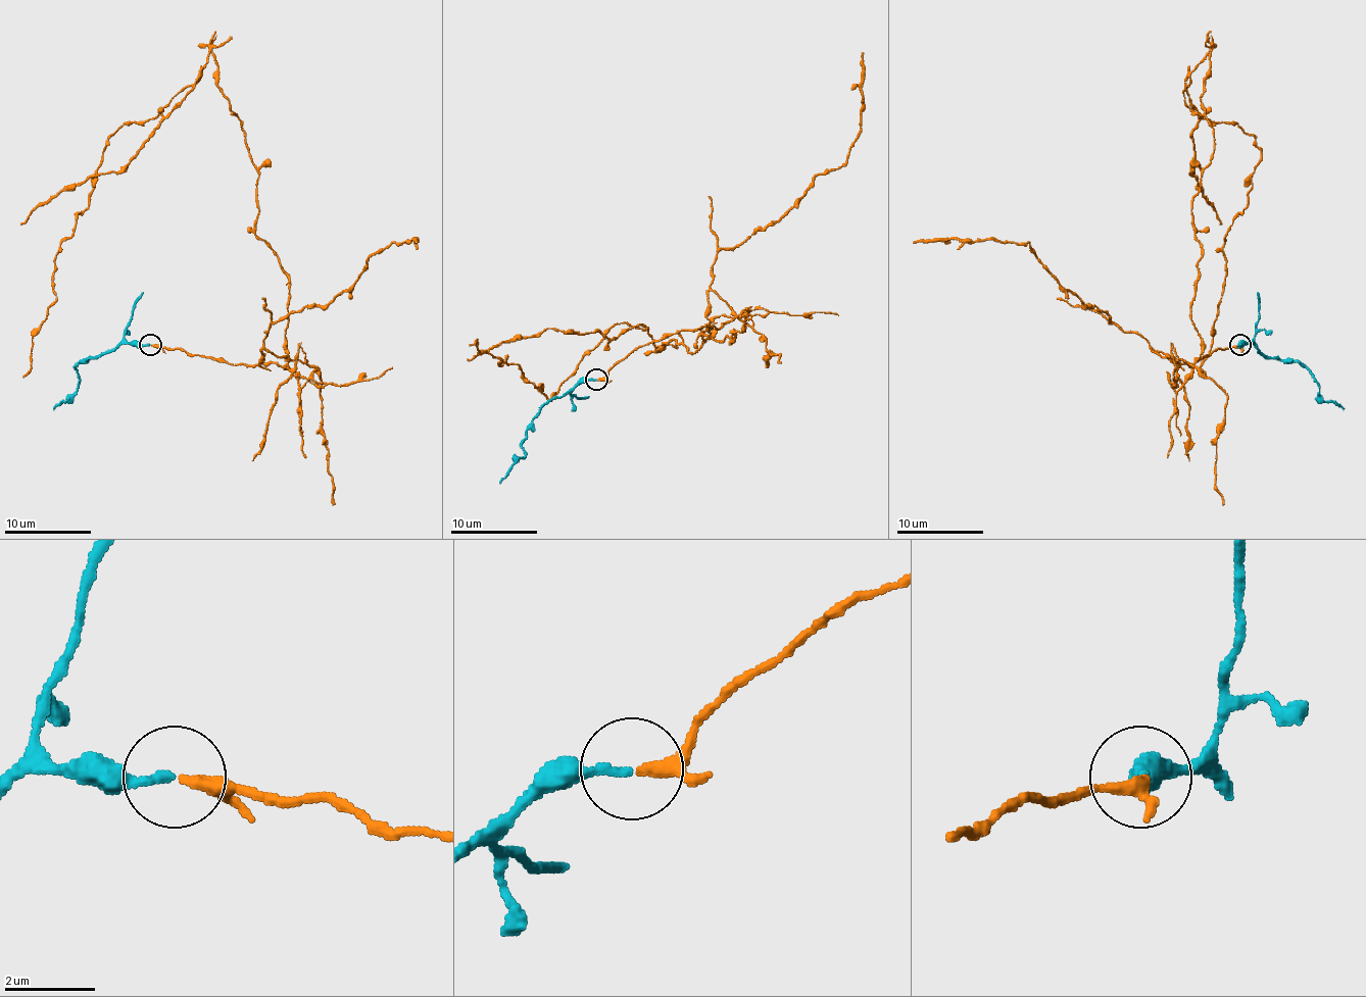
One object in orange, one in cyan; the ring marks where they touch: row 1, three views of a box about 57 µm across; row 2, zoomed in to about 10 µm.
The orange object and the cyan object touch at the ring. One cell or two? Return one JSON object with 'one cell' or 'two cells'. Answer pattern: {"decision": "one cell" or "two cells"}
{"decision": "two cells"}

